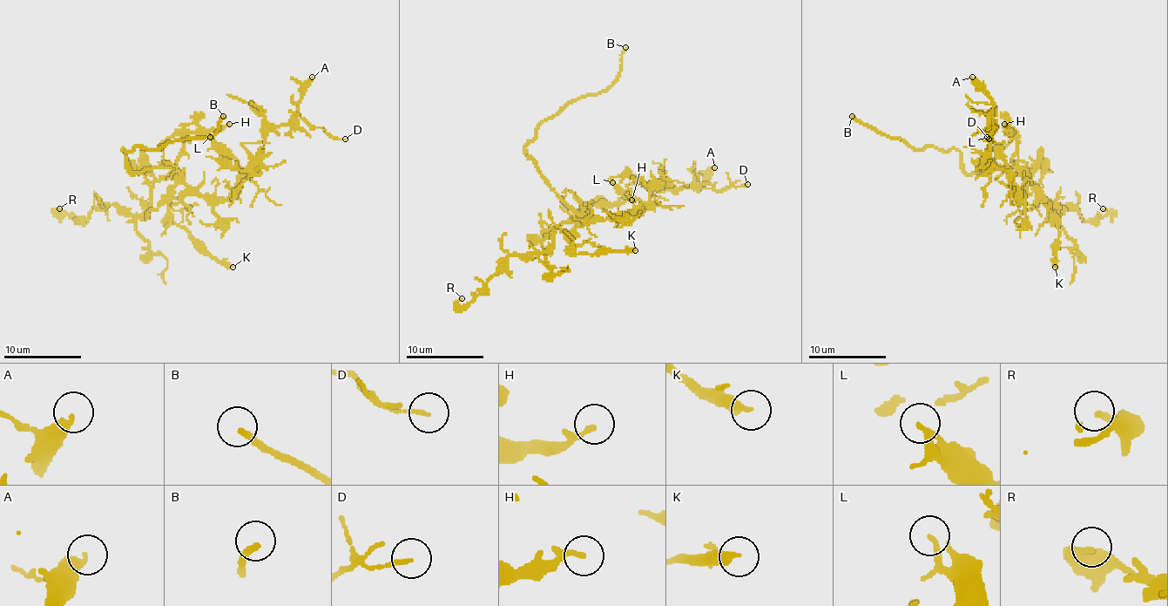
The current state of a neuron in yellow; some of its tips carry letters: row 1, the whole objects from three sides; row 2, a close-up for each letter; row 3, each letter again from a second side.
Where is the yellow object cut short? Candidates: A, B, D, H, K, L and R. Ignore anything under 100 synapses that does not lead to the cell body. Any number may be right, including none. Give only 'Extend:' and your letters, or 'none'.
Extend: B

